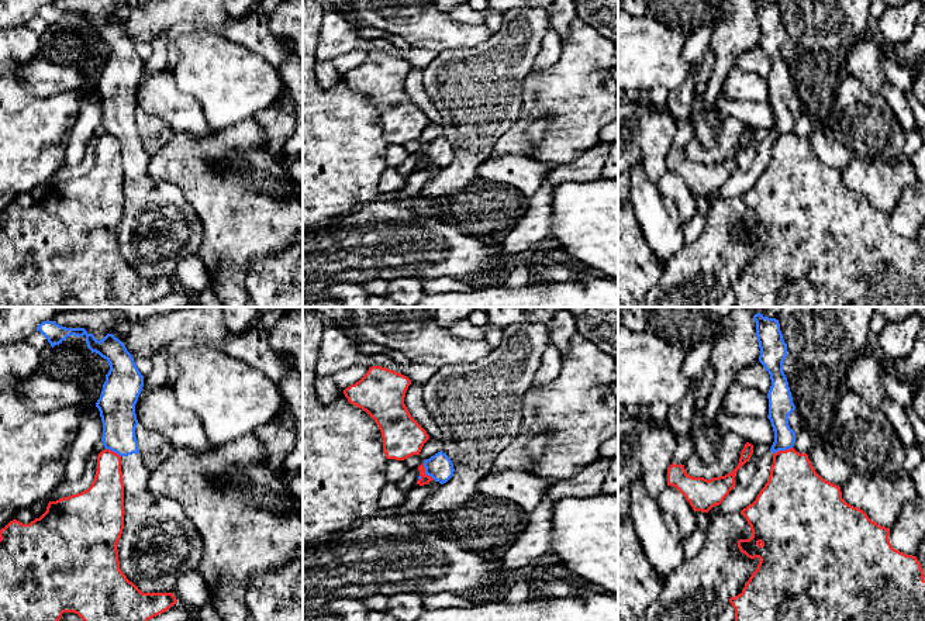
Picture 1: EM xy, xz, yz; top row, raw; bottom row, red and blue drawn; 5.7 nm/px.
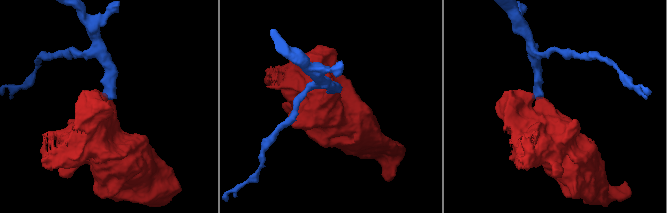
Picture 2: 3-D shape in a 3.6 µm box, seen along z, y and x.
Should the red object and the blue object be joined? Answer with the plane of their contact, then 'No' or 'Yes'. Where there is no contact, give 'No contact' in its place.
Touches red in xz. No

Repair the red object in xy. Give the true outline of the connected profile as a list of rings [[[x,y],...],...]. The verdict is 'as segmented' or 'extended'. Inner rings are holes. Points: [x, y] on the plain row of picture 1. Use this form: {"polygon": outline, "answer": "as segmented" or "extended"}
{"polygon": [[[104,134],[97,141],[97,155],[92,170],[77,179],[49,186],[46,196],[31,206],[23,208],[10,206],[0,214],[0,307],[58,307],[63,297],[75,297],[84,307],[146,307],[148,304],[168,296],[177,287],[173,277],[142,277],[120,253],[117,228],[124,214],[124,168],[121,156],[121,141],[110,134]]], "answer": "as segmented"}

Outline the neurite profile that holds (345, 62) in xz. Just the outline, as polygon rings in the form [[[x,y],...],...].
[[[356,49],[334,58],[332,63],[336,70],[344,76],[351,69],[359,66],[367,58],[367,55],[367,51]]]

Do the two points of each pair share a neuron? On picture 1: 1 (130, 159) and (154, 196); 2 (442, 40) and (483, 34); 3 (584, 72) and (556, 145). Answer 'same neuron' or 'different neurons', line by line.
1: same neuron
2: same neuron
3: same neuron

